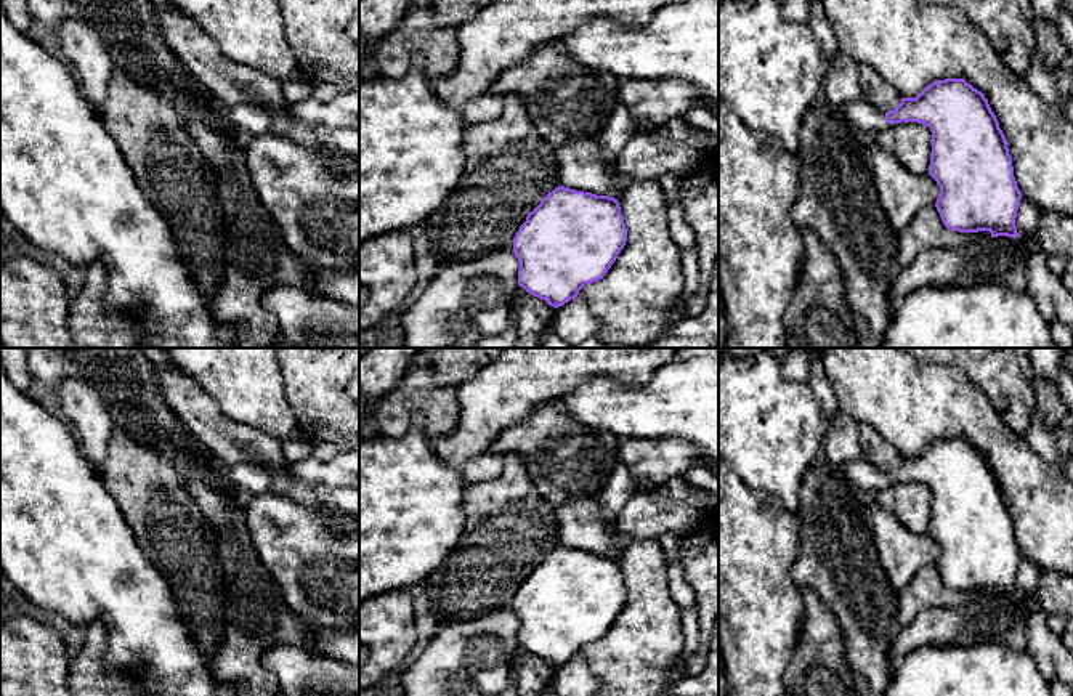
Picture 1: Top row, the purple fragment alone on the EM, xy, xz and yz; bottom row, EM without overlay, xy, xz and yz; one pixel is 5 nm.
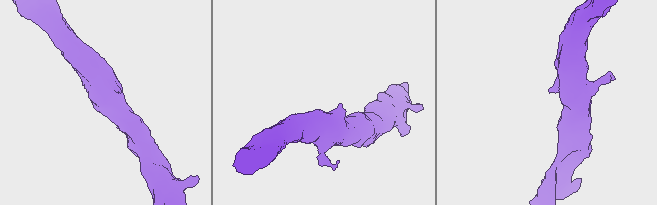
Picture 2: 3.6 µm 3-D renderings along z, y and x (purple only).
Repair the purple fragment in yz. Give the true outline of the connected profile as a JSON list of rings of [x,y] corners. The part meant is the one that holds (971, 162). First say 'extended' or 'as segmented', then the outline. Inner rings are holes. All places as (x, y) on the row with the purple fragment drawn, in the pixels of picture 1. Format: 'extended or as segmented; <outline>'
extended; [[[964,79],[935,80],[916,98],[901,98],[889,112],[882,112],[864,98],[836,106],[839,115],[860,140],[874,138],[893,123],[917,122],[932,132],[929,175],[940,186],[935,207],[951,231],[990,231],[991,237],[1018,237],[1015,218],[1022,192],[1017,186],[1007,141],[988,99]]]

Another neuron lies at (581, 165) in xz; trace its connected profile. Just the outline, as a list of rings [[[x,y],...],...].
[[[571,140],[555,148],[558,184],[619,199],[629,180],[616,172],[614,160],[603,157],[595,140]]]

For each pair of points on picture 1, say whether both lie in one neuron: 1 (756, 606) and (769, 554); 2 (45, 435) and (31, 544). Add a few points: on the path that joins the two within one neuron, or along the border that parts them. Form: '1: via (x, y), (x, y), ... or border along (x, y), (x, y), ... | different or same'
1: via (756, 594), (756, 566) | same
2: via (36, 462), (36, 517) | same

